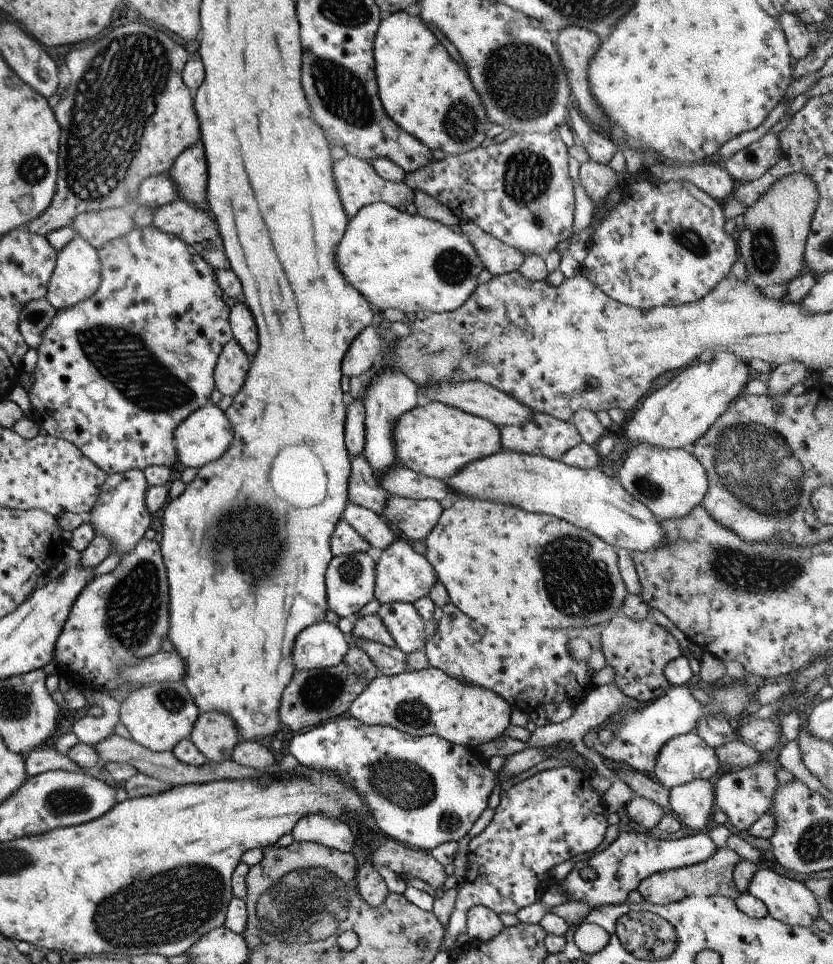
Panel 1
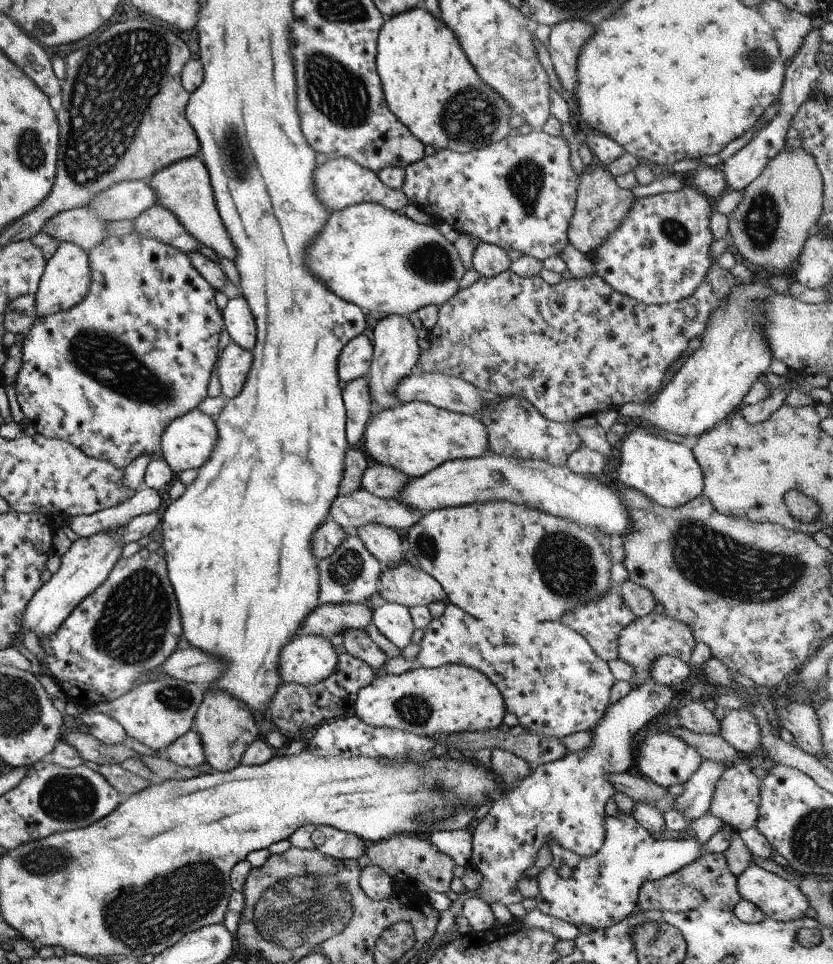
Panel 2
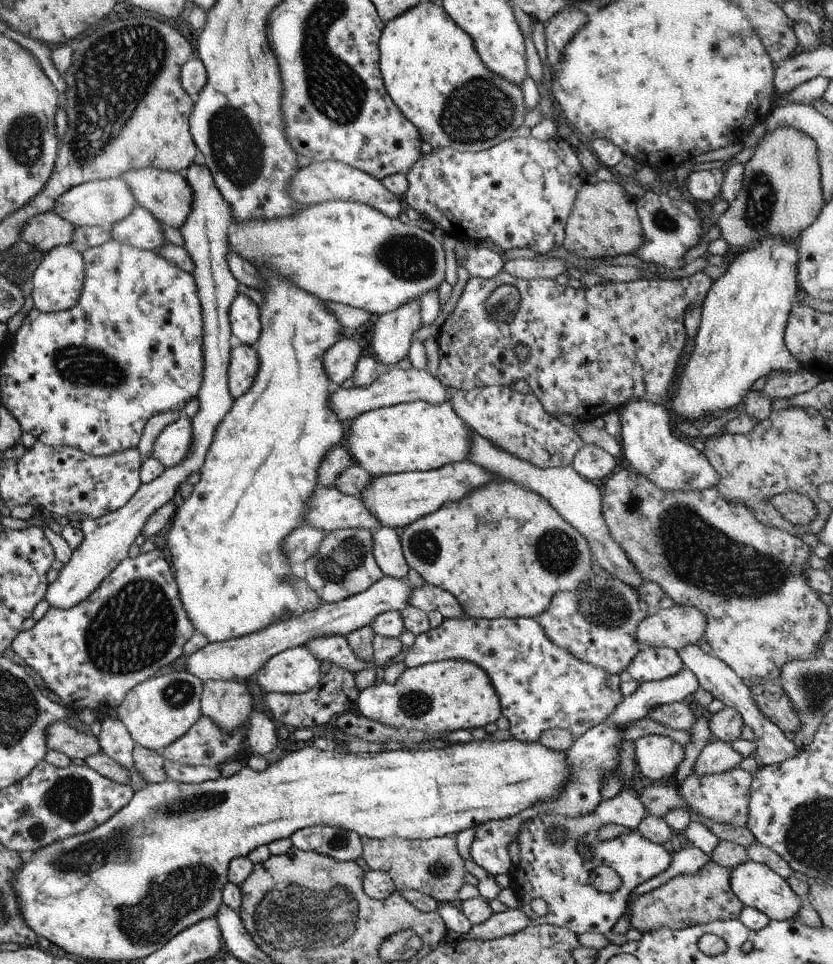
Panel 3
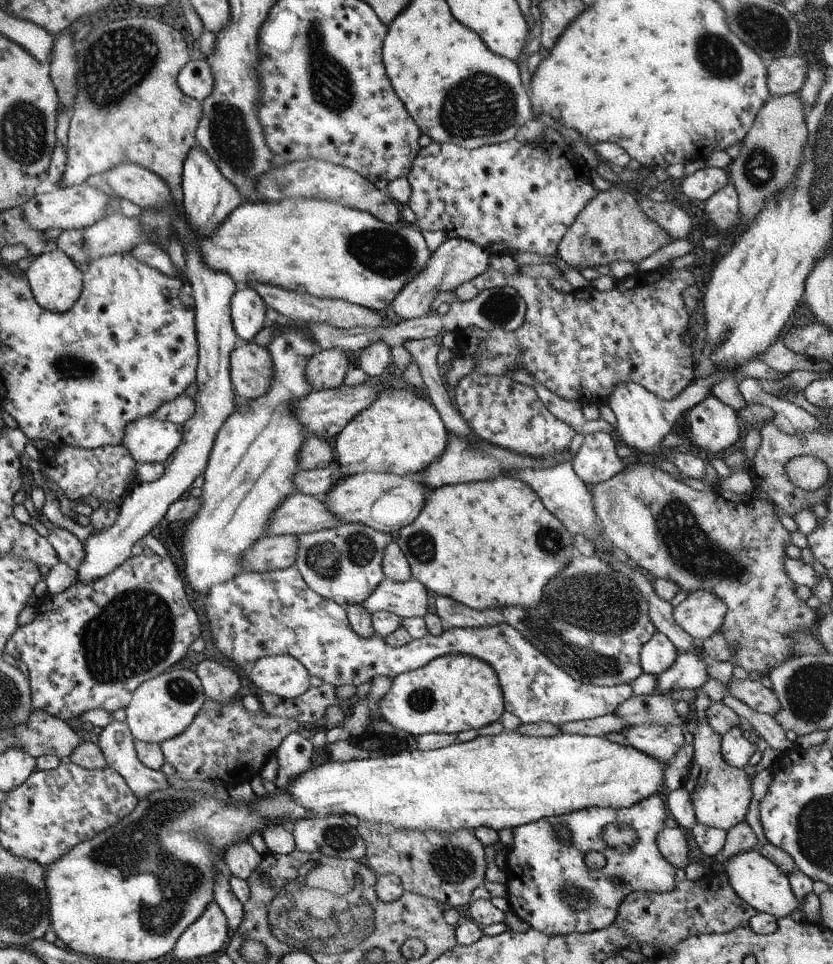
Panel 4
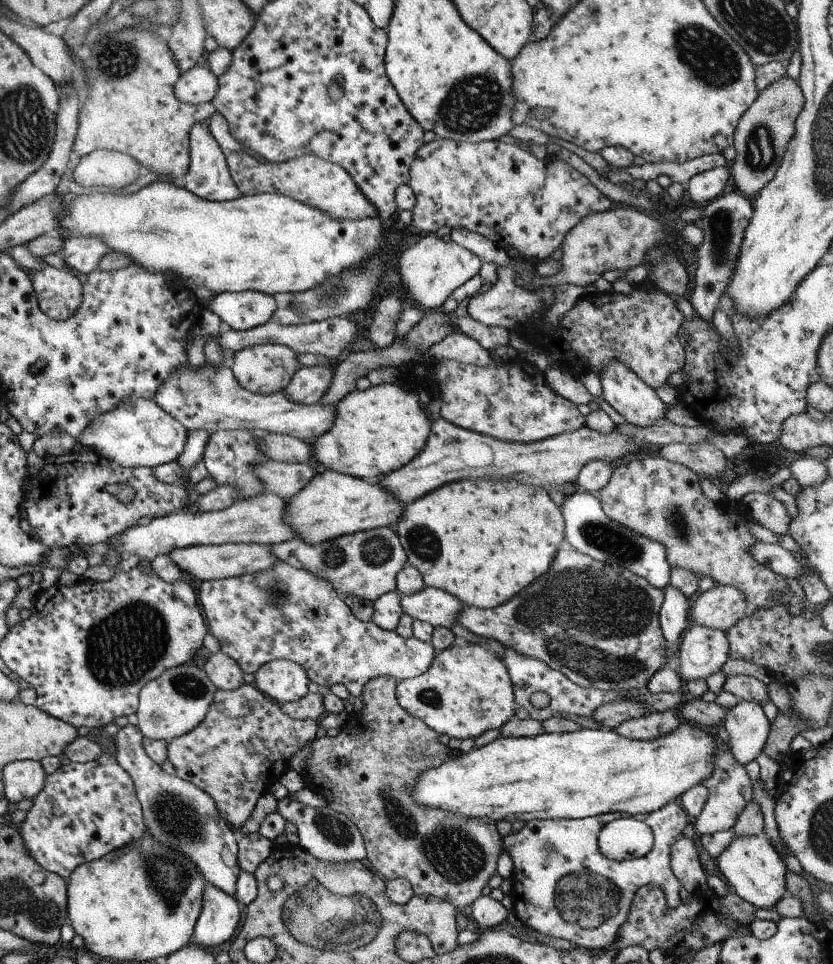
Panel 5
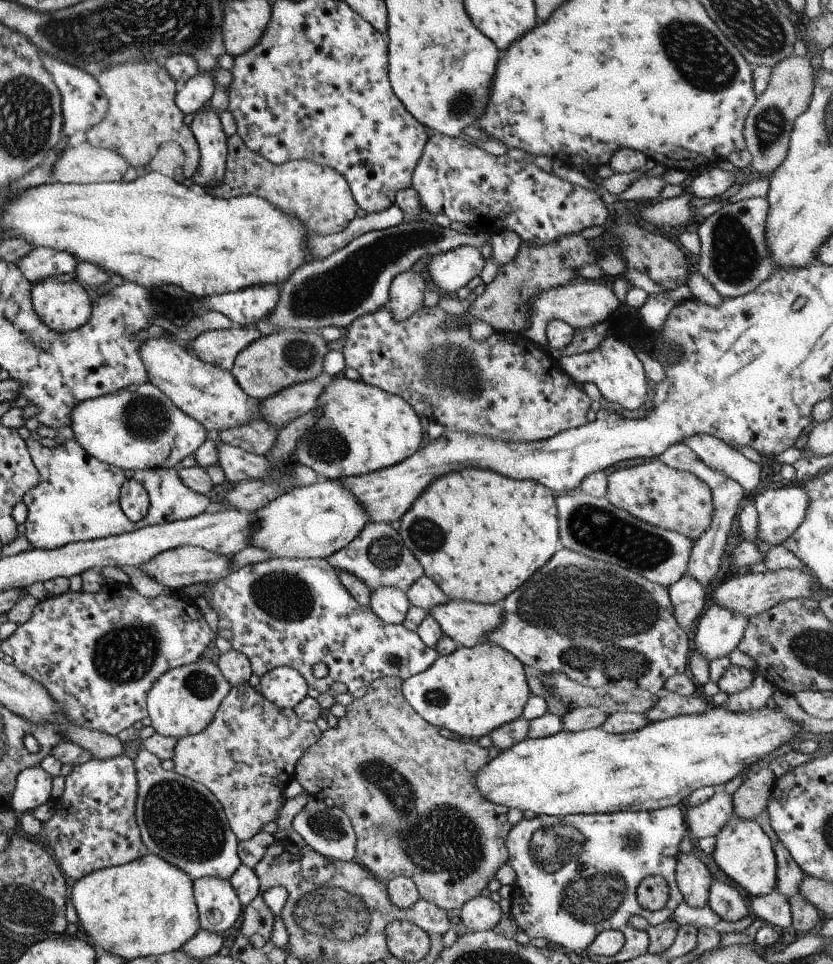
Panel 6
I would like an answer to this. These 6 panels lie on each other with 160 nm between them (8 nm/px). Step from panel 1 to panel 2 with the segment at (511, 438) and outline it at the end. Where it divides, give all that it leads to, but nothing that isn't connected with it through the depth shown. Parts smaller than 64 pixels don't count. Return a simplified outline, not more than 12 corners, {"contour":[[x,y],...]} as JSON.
{"contour":[[519,395],[473,416],[496,455],[565,467],[582,446],[571,423]]}

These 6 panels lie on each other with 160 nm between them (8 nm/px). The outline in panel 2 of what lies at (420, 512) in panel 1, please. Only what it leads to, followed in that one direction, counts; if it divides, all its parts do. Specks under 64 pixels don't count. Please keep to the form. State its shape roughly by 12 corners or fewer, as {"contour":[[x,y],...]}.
{"contour":[[363,489],[333,498],[328,516],[353,532],[407,530],[423,514]]}

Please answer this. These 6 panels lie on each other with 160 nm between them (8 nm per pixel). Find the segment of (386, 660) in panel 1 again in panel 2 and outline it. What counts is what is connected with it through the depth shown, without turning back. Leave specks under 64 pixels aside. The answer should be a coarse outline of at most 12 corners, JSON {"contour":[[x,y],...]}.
{"contour":[[364,629],[343,631],[345,652],[377,672],[386,656]]}

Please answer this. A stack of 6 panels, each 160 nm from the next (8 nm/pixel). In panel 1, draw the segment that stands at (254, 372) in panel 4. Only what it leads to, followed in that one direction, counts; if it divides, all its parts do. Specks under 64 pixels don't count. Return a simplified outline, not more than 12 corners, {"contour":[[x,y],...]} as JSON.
{"contour":[[235,339],[216,358],[214,388],[225,396],[243,386],[250,359]]}

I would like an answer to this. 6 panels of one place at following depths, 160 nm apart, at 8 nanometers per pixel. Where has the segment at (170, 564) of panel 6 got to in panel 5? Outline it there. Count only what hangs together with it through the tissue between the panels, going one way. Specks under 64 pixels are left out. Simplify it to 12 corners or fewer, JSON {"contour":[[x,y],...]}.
{"contour":[[271,544],[199,545],[168,556],[193,583],[267,570]]}

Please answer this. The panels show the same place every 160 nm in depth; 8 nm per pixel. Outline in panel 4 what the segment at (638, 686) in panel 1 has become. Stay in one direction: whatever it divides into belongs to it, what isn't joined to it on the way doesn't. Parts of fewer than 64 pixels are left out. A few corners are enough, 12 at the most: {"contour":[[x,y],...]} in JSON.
{"contour":[[698,590],[673,616],[694,641],[720,630],[726,604]]}

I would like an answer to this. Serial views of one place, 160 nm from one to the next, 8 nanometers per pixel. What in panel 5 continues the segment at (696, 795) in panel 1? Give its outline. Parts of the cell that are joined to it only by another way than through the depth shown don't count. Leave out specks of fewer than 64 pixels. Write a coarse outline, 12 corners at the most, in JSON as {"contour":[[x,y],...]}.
{"contour":[[732,702],[720,731],[745,767],[762,752],[769,724],[760,704]]}

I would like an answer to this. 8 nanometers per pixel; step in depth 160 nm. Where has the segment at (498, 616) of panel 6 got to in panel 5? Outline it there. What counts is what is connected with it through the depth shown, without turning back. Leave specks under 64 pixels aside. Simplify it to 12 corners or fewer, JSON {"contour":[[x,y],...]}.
{"contour":[[425,586],[399,593],[412,620],[449,629],[465,605],[441,589]]}

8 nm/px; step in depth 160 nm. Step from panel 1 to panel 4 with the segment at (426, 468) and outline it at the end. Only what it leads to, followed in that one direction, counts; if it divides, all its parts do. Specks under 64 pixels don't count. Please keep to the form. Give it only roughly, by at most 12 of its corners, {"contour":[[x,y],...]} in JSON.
{"contour":[[387,387],[329,442],[343,475],[415,475],[446,443],[435,407]]}

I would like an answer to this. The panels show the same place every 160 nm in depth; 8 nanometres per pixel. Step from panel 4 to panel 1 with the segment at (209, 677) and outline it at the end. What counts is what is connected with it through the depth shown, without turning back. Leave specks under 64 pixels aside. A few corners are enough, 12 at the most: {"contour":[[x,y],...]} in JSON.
{"contour":[[203,711],[189,738],[209,762],[231,760],[234,720]]}

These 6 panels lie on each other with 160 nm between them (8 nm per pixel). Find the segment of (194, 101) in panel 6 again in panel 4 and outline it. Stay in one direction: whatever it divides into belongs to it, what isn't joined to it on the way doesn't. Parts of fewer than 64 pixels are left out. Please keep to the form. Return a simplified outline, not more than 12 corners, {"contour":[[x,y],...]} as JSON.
{"contour":[[190,58],[177,73],[185,96],[201,102],[214,86],[209,63]]}

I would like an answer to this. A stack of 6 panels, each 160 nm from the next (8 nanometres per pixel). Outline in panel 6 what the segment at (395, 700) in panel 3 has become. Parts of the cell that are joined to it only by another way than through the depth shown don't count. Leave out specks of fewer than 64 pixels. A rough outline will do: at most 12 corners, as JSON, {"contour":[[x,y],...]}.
{"contour":[[457,647],[400,684],[425,722],[479,738],[521,716],[523,665]]}

